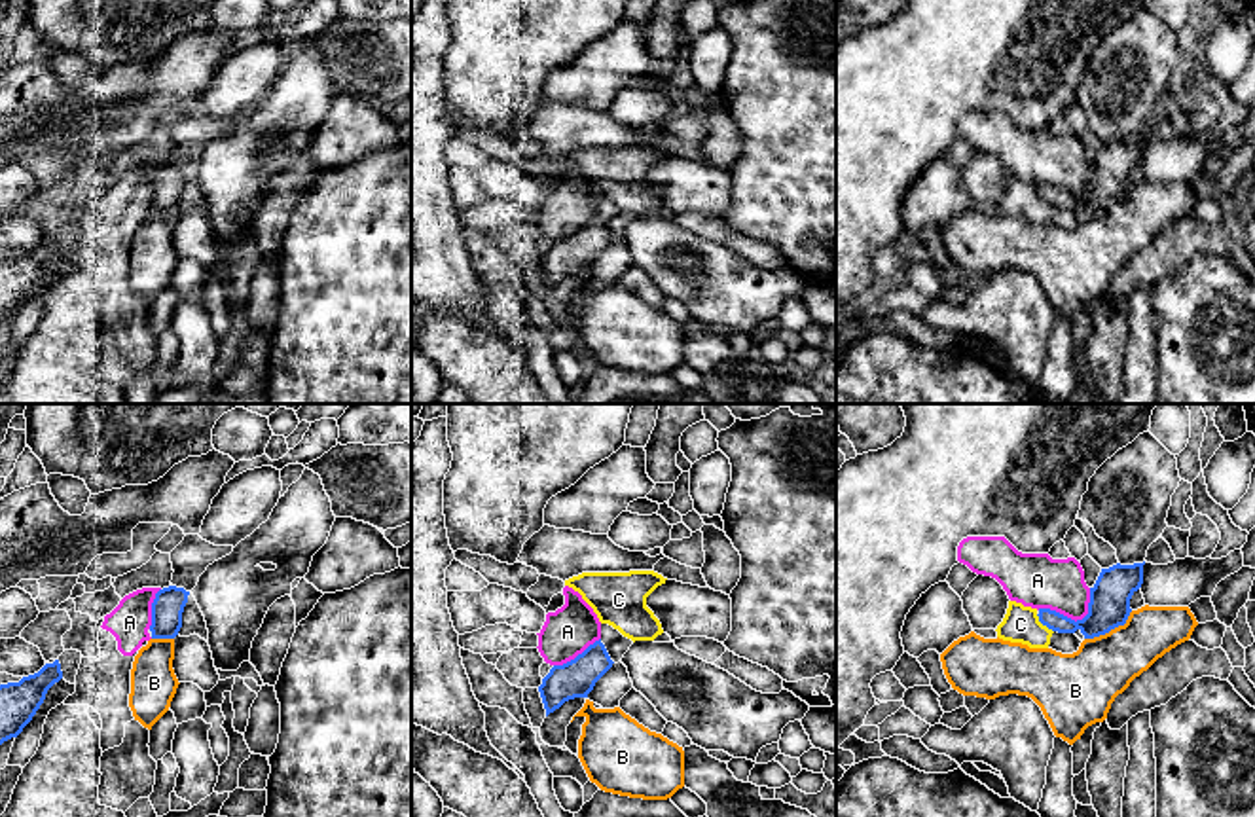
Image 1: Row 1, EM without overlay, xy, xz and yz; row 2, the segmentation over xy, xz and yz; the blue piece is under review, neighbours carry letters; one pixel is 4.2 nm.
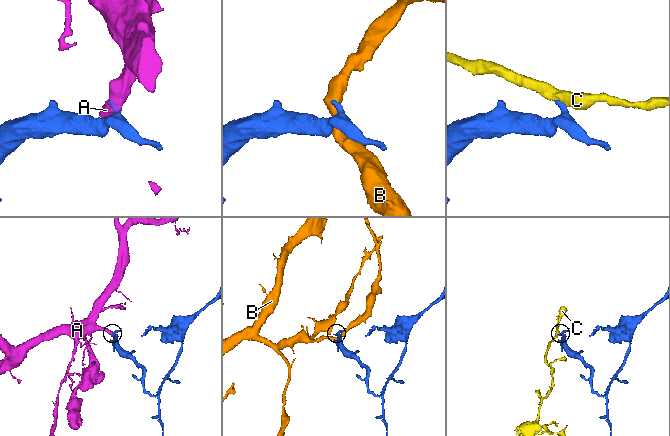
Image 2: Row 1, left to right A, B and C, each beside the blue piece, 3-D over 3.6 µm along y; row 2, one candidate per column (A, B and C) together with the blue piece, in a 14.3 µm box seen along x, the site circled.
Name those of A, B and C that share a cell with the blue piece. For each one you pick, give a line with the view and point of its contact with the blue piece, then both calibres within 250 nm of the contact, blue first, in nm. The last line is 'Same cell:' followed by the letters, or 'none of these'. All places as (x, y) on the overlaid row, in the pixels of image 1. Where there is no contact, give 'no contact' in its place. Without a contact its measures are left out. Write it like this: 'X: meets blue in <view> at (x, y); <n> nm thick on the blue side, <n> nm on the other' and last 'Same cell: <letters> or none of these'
Same cell: none of these

